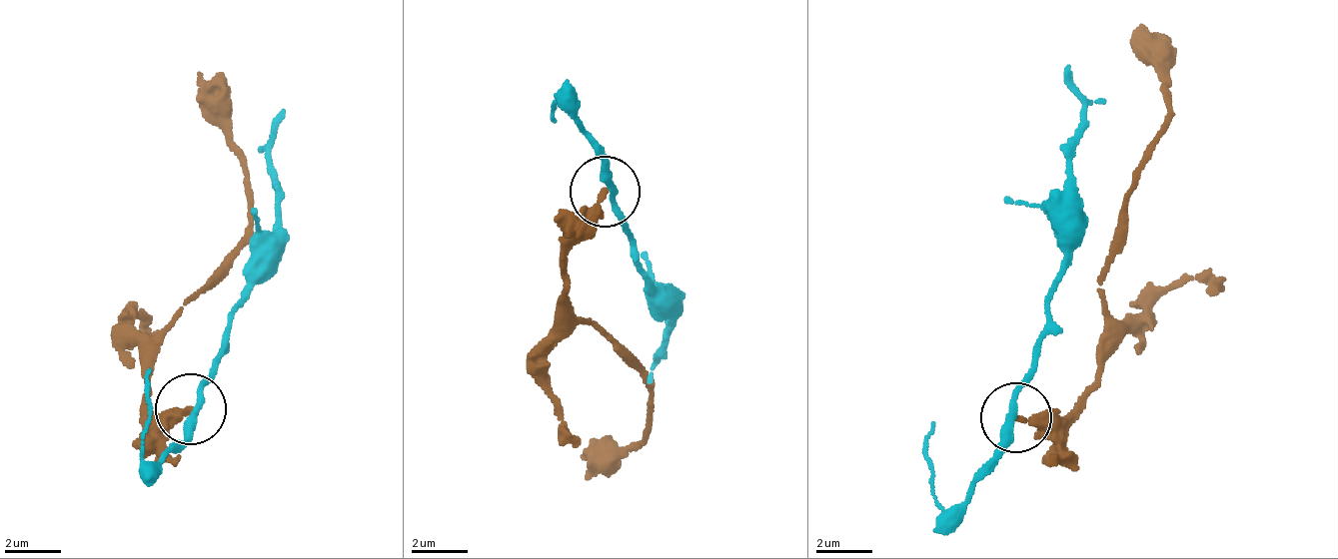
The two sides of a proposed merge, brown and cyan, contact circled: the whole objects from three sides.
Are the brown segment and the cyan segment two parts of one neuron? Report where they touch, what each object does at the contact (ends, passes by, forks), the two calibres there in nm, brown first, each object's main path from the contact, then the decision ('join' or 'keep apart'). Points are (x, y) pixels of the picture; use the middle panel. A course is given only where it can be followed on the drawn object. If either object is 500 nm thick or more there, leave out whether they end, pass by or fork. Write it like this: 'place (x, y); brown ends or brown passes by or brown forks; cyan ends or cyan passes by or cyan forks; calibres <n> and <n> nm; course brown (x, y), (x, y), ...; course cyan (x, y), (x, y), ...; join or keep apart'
place (605, 192); brown ends; cyan passes by; calibres 240 and 280 nm; course brown (607, 193), (593, 225), (570, 252), (560, 308), (633, 363), (650, 396), (645, 434), (614, 463), (583, 452); course cyan (607, 186), (649, 296), (673, 317), (657, 363), (667, 360); keep apart

